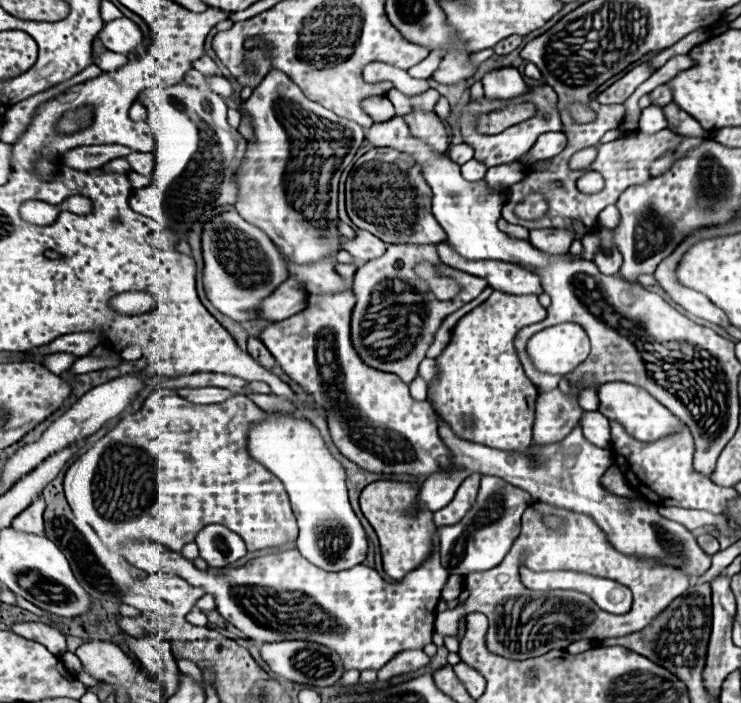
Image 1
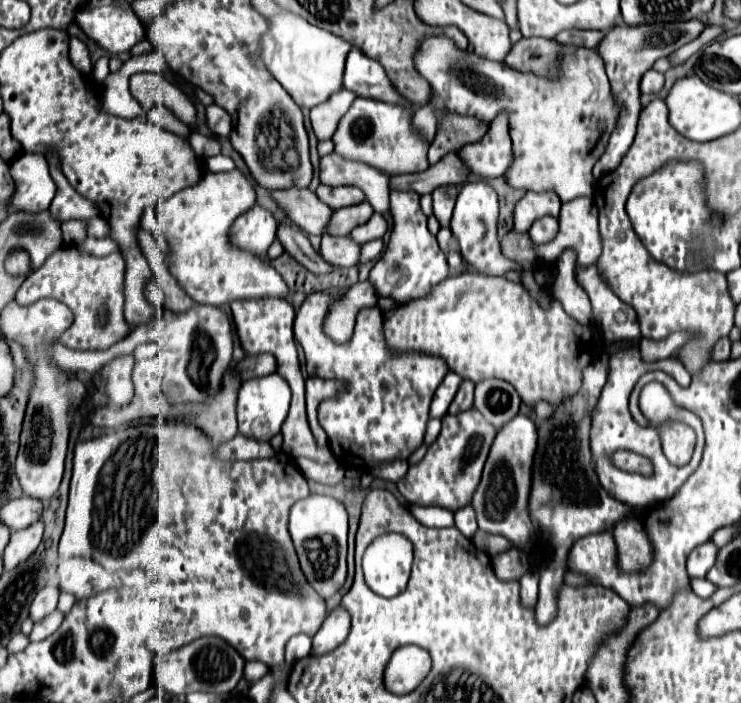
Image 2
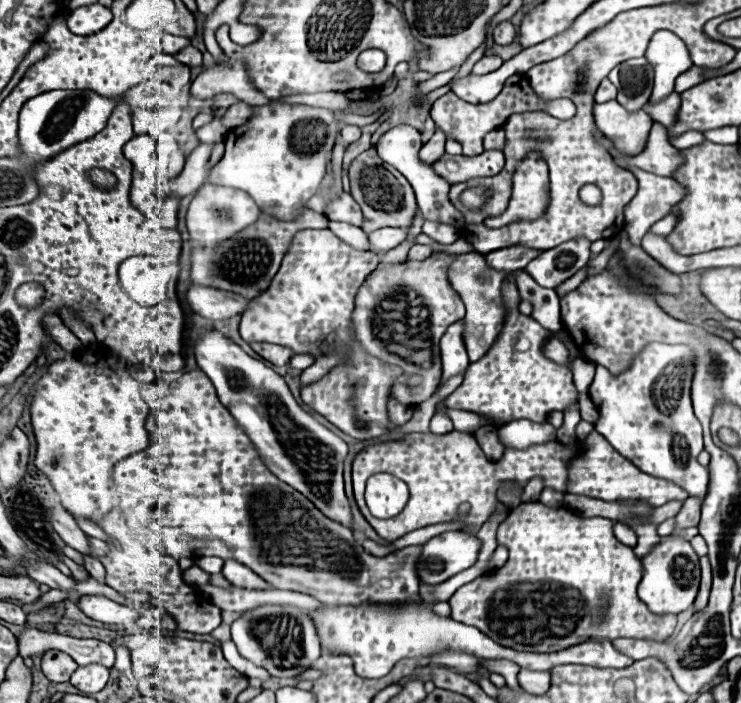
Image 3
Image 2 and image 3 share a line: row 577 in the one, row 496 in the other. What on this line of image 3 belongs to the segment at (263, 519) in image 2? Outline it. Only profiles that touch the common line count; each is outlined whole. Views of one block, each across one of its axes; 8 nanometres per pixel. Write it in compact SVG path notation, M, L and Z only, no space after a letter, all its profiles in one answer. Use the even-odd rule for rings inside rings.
M154 370L154 382L140 382L142 384L140 398L161 398L157 409L150 410L146 419L145 428L148 430L150 437L150 448L146 448L144 452L132 454L124 460L120 460L118 464L114 464L112 470L112 510L106 512L108 514L116 514L120 516L120 528L128 528L130 536L136 538L136 542L140 542L142 548L148 550L148 554L168 554L174 560L180 558L200 558L200 556L218 556L224 560L238 560L242 564L246 564L248 568L252 568L258 576L262 576L268 584L272 584L274 588L282 588L282 590L296 590L296 592L304 592L314 596L316 600L320 600L322 604L362 604L362 602L380 602L380 604L404 604L404 602L420 602L418 596L418 584L420 578L416 576L416 560L420 558L420 546L408 546L402 550L396 550L384 558L372 556L368 552L364 552L364 548L354 540L352 530L344 528L342 524L328 520L308 498L300 496L300 492L296 492L292 486L284 484L282 480L278 480L256 456L256 448L250 444L250 438L242 432L242 428L238 428L236 420L232 418L232 414L218 402L216 390L212 386L212 382L208 380L208 376L204 376L204 372L200 370L192 370L188 374L184 374L182 378L178 378L176 382L167 383L161 378L156 378Z

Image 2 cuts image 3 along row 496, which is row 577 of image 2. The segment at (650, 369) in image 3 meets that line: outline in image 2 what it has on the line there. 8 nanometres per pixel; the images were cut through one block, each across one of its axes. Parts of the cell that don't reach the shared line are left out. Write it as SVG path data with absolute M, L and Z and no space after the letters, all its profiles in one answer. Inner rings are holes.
M710 540L702 546L698 546L690 556L688 556L688 576L694 578L704 578L706 572L714 566L718 554L718 546Z

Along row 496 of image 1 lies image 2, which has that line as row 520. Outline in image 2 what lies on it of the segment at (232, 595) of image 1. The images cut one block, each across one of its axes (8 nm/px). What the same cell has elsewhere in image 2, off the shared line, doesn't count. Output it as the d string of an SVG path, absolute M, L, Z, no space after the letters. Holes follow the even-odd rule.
M468 504L468 508L460 508L460 512L454 514L454 526L466 536L466 538L472 538L478 530L476 526L476 514L472 512L472 506Z

